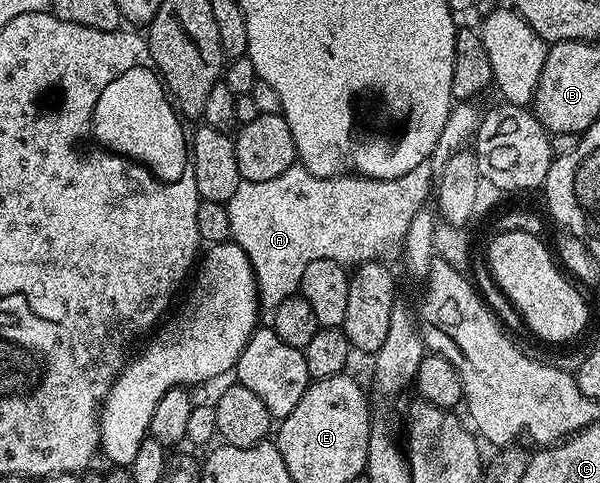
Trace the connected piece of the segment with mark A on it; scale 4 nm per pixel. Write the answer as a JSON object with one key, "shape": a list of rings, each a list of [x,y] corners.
{"shape":[[[431,162],[402,173],[393,179],[366,179],[355,173],[318,177],[310,169],[299,165],[286,169],[279,177],[270,181],[242,181],[234,189],[234,197],[227,201],[230,213],[231,242],[239,245],[246,253],[256,274],[256,288],[260,290],[260,306],[272,312],[286,297],[297,294],[302,273],[310,261],[325,259],[338,261],[352,269],[361,263],[379,260],[391,247],[399,248],[414,213],[425,210],[424,203],[434,191],[434,172]]]}

